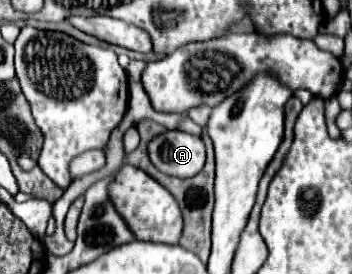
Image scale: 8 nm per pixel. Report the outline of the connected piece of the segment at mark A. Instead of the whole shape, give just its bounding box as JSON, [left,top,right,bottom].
[148,131,206,177]

